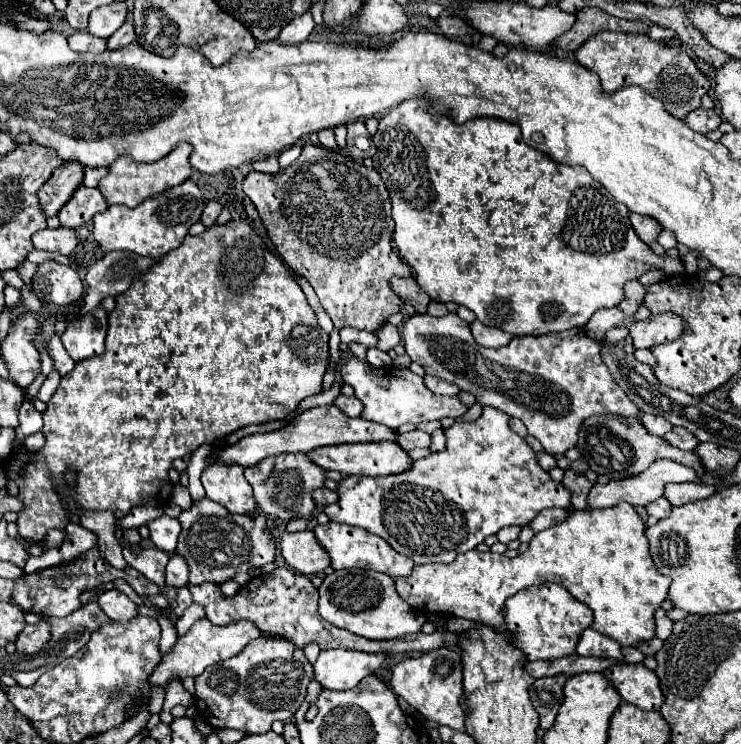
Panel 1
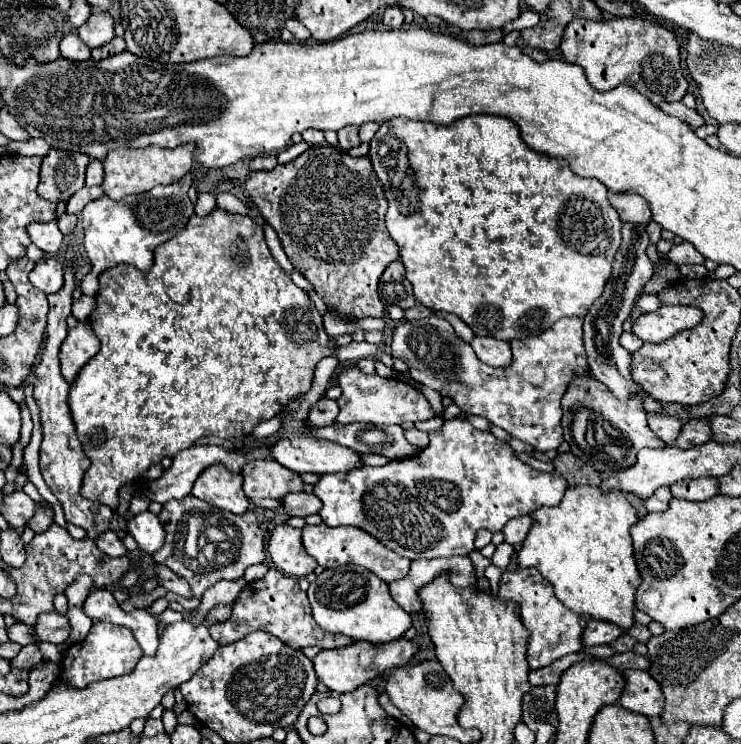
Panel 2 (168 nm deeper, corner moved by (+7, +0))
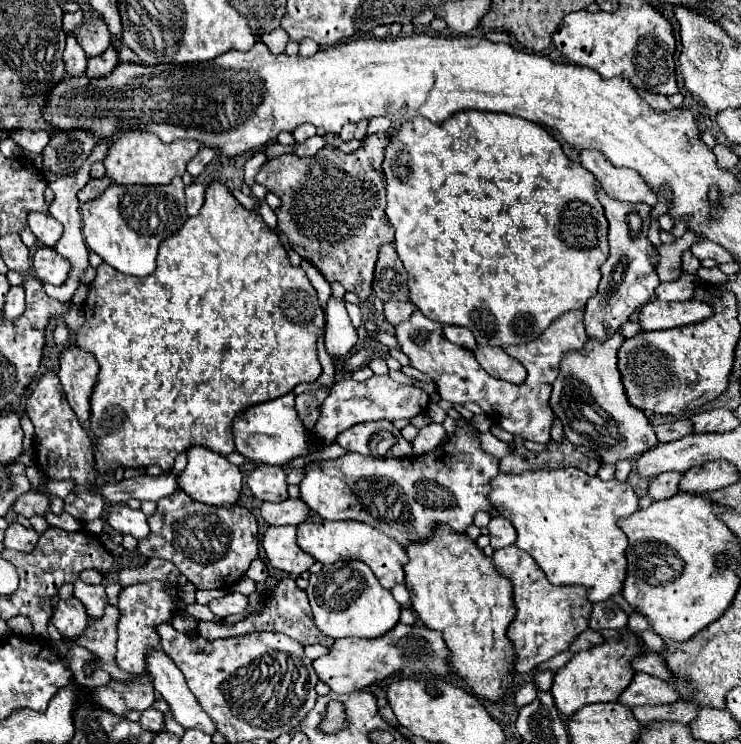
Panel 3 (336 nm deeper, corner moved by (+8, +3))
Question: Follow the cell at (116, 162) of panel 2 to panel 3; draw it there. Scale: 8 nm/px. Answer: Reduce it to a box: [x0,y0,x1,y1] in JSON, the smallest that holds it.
[104,132,202,184]

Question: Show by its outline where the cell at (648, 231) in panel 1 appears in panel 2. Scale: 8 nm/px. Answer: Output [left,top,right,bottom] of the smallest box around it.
[609,195,651,225]

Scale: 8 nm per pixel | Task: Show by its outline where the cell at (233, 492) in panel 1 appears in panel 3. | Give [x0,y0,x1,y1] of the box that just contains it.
[182,446,242,506]

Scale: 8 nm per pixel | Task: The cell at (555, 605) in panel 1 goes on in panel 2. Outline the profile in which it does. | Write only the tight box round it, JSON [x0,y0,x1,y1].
[499,567,587,669]

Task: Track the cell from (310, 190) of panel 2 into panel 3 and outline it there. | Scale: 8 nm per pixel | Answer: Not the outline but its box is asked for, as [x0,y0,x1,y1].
[256,132,394,302]

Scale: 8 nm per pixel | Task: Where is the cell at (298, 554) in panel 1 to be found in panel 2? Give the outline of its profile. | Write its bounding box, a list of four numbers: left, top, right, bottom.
[267,525,317,577]

